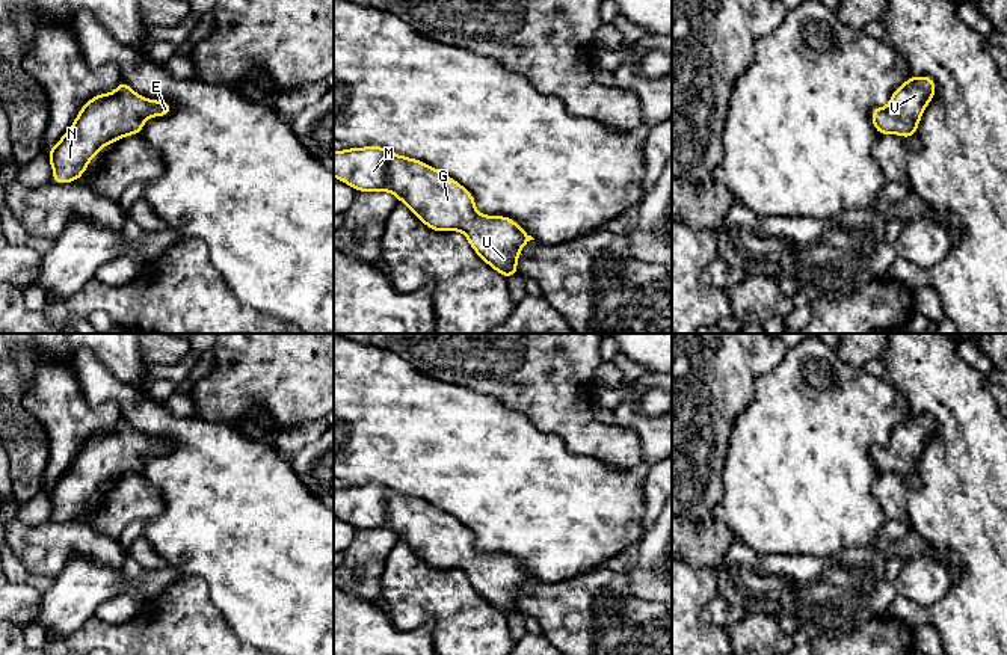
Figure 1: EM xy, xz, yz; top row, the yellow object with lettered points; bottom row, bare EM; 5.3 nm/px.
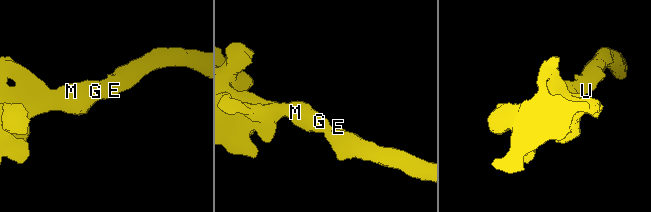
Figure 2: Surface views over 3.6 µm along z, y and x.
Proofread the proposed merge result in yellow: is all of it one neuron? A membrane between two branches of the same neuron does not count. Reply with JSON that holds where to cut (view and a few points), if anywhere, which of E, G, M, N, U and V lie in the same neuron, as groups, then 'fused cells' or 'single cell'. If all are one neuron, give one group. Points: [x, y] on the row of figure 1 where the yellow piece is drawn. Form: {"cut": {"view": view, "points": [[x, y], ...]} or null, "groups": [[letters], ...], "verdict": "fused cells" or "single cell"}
{"cut": null, "groups": [["E", "G", "M", "N", "U", "V"]], "verdict": "single cell"}

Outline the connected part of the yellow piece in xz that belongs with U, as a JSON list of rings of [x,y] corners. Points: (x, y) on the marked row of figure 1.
[[[382,146],[334,151],[334,177],[356,192],[391,192],[426,226],[462,231],[474,252],[501,276],[519,276],[519,251],[534,240],[513,219],[476,211],[474,196],[427,163]]]

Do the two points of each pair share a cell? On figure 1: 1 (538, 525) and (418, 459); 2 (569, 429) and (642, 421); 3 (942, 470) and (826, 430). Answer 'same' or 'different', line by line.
1: same
2: different
3: different

